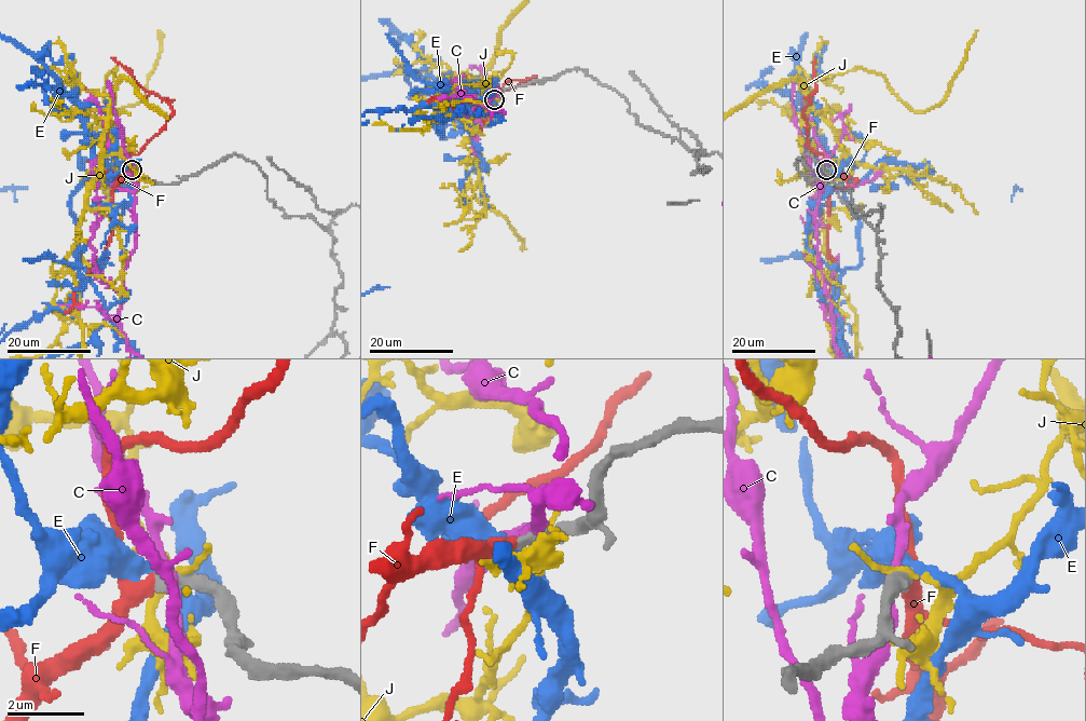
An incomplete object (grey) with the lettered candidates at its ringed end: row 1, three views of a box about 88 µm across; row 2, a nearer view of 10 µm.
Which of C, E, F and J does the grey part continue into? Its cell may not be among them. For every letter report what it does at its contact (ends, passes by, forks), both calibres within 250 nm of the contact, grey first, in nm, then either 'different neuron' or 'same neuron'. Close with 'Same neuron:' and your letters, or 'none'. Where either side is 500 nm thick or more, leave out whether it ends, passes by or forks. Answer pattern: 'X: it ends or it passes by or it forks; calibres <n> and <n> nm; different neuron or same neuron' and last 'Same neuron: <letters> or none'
C: it passes by; calibres 440 and 240 nm; different neuron
E: it passes by; calibres 340 and 360 nm; different neuron
F: it passes by; calibres 360 and 320 nm; same neuron
J: it passes by; calibres 480 and 120 nm; different neuron
Same neuron: F

